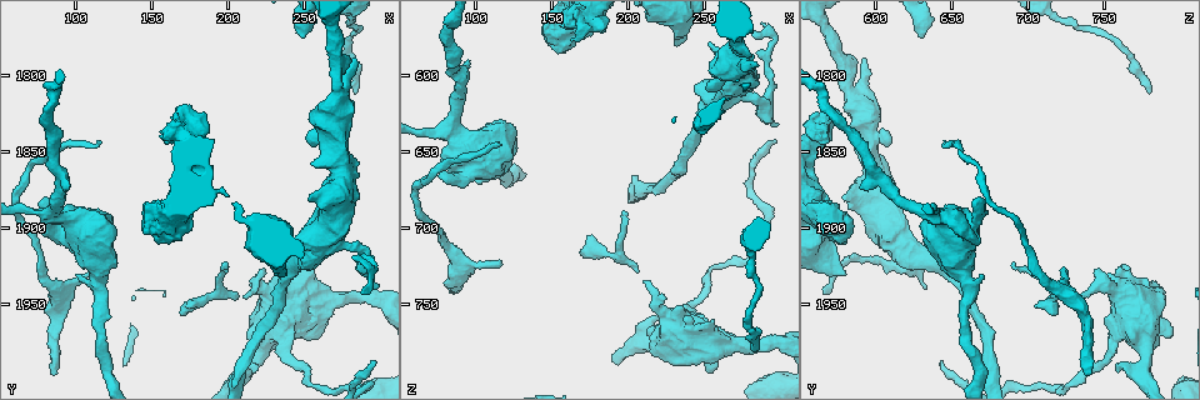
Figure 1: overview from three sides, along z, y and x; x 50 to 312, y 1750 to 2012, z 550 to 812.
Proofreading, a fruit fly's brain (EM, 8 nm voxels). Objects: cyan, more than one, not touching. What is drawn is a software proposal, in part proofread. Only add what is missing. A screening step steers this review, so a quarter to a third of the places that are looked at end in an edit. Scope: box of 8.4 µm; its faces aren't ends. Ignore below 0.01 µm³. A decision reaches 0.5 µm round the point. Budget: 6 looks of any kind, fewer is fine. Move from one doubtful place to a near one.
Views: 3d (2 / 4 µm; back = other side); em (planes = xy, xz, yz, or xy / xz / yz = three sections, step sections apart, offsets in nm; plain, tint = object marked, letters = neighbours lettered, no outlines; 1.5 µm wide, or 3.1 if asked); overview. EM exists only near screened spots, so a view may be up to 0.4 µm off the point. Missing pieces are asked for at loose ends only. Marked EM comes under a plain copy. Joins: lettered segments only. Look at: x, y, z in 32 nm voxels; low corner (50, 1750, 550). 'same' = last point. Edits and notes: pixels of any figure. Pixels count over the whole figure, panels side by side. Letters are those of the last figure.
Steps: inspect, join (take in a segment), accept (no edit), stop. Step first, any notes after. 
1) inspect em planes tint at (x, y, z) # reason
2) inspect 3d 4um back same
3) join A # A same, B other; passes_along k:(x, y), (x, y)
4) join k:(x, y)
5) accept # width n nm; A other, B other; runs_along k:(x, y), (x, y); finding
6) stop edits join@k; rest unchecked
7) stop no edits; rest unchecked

inspect em yz step 8 tint at (198, 1922, 688) # tapers out

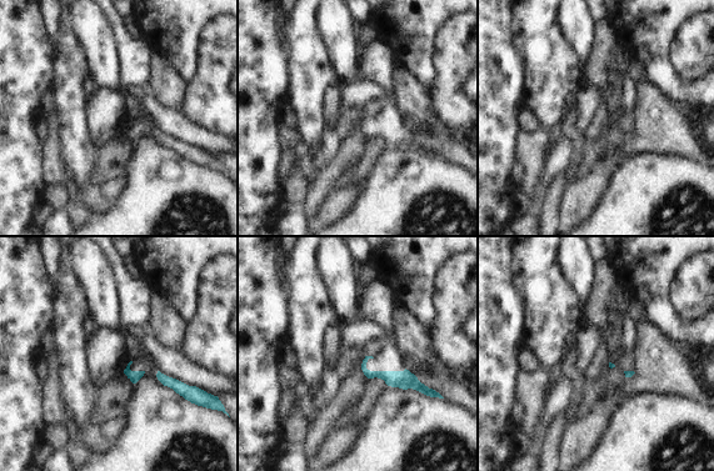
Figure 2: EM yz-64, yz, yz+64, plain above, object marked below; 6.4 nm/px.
inspect em planes letters same # cut it another way

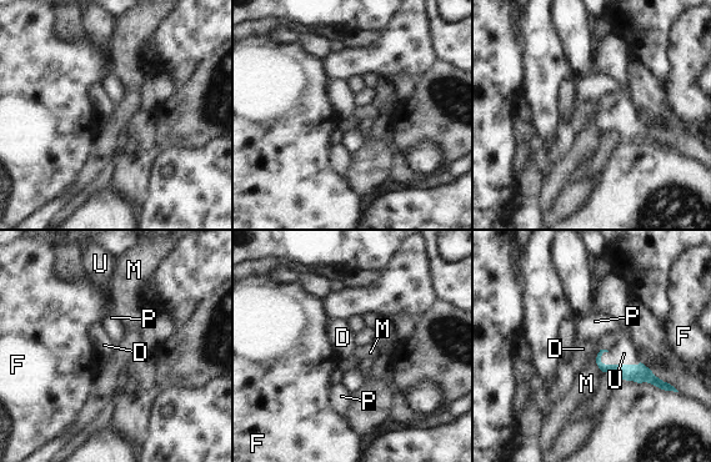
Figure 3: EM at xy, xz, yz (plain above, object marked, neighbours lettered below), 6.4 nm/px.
join U # D other, F other, M other, P other, U same; passes_along 3:(639, 373), (619, 365), (624, 353); the neuron continues

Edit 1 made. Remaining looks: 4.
inspect overview # see it whole again

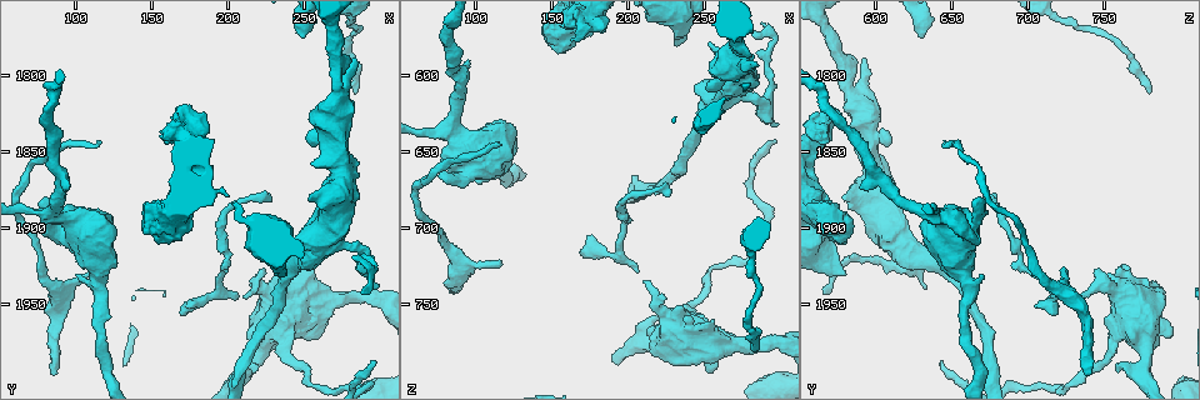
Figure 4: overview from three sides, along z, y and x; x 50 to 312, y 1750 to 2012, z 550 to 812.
inspect em planes letters at (280, 1786, 592) # free end

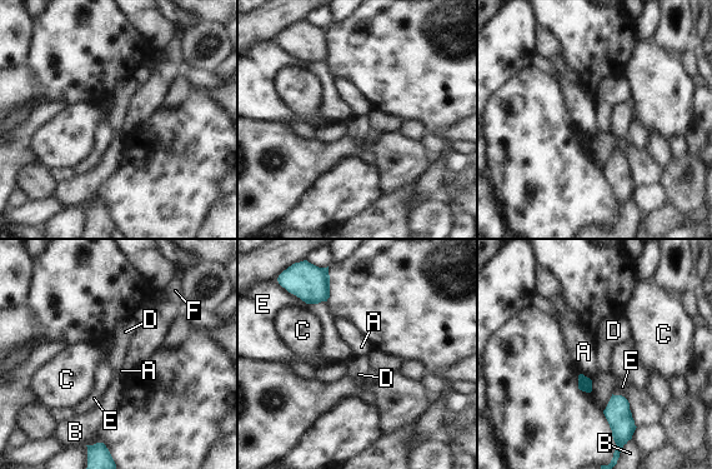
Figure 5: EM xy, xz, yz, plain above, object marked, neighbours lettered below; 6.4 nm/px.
accept # longest_contact E 130 nm; A other, B other, C other, D other, E other, F other; border 5:(612, 394), (602, 410); no lettered segment goes on from it

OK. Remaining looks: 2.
stop edits join@3; rest unchecked

